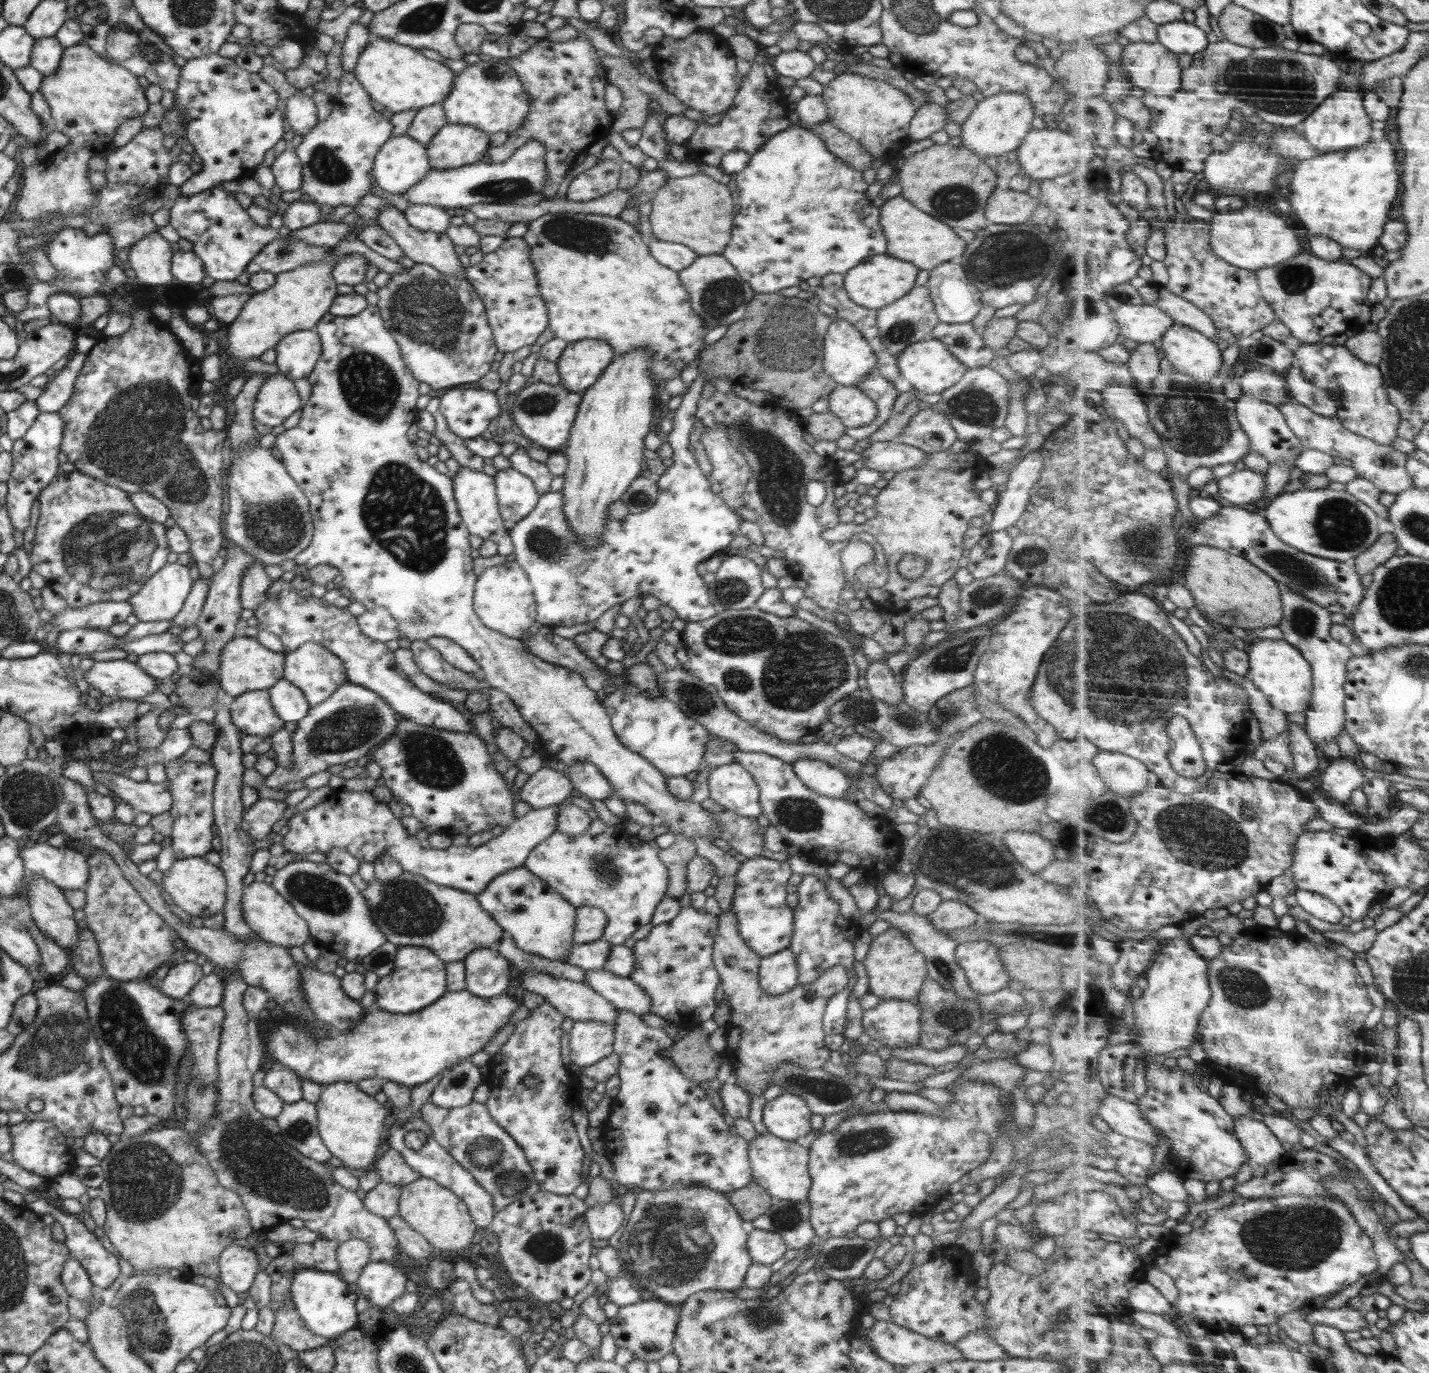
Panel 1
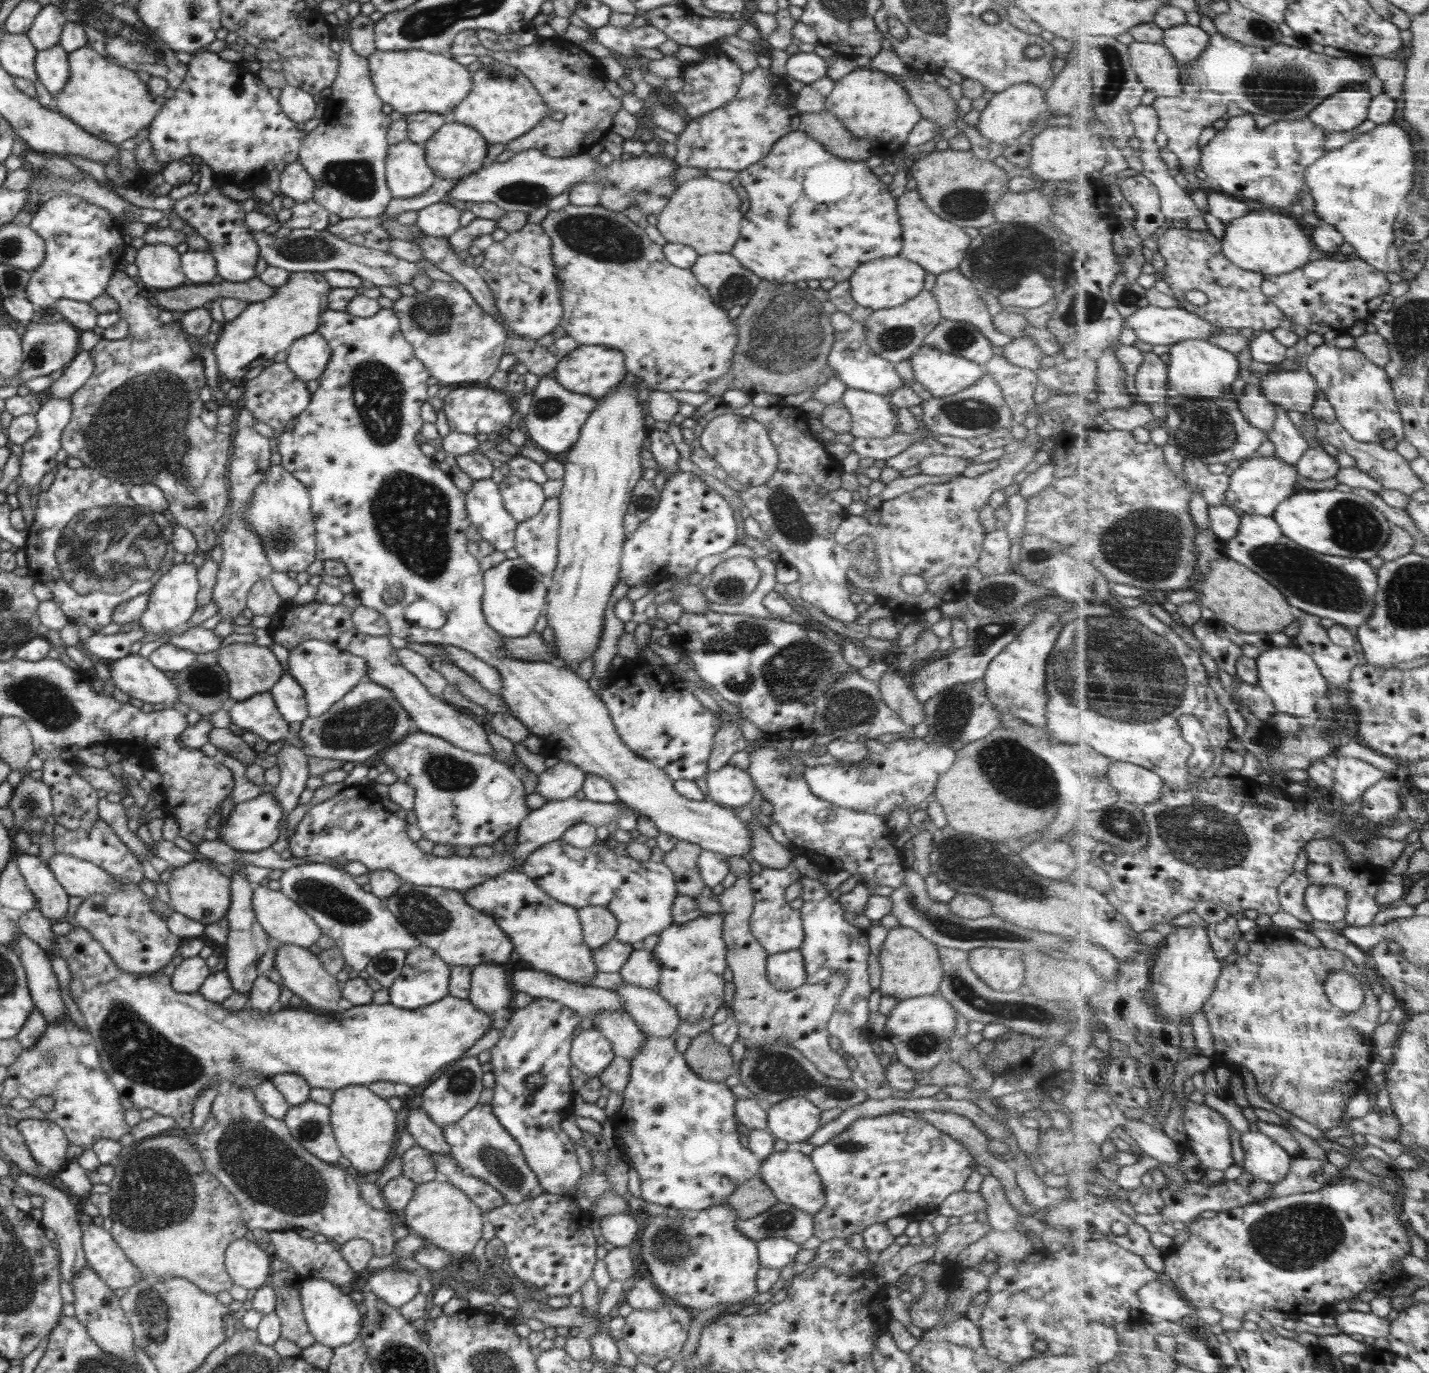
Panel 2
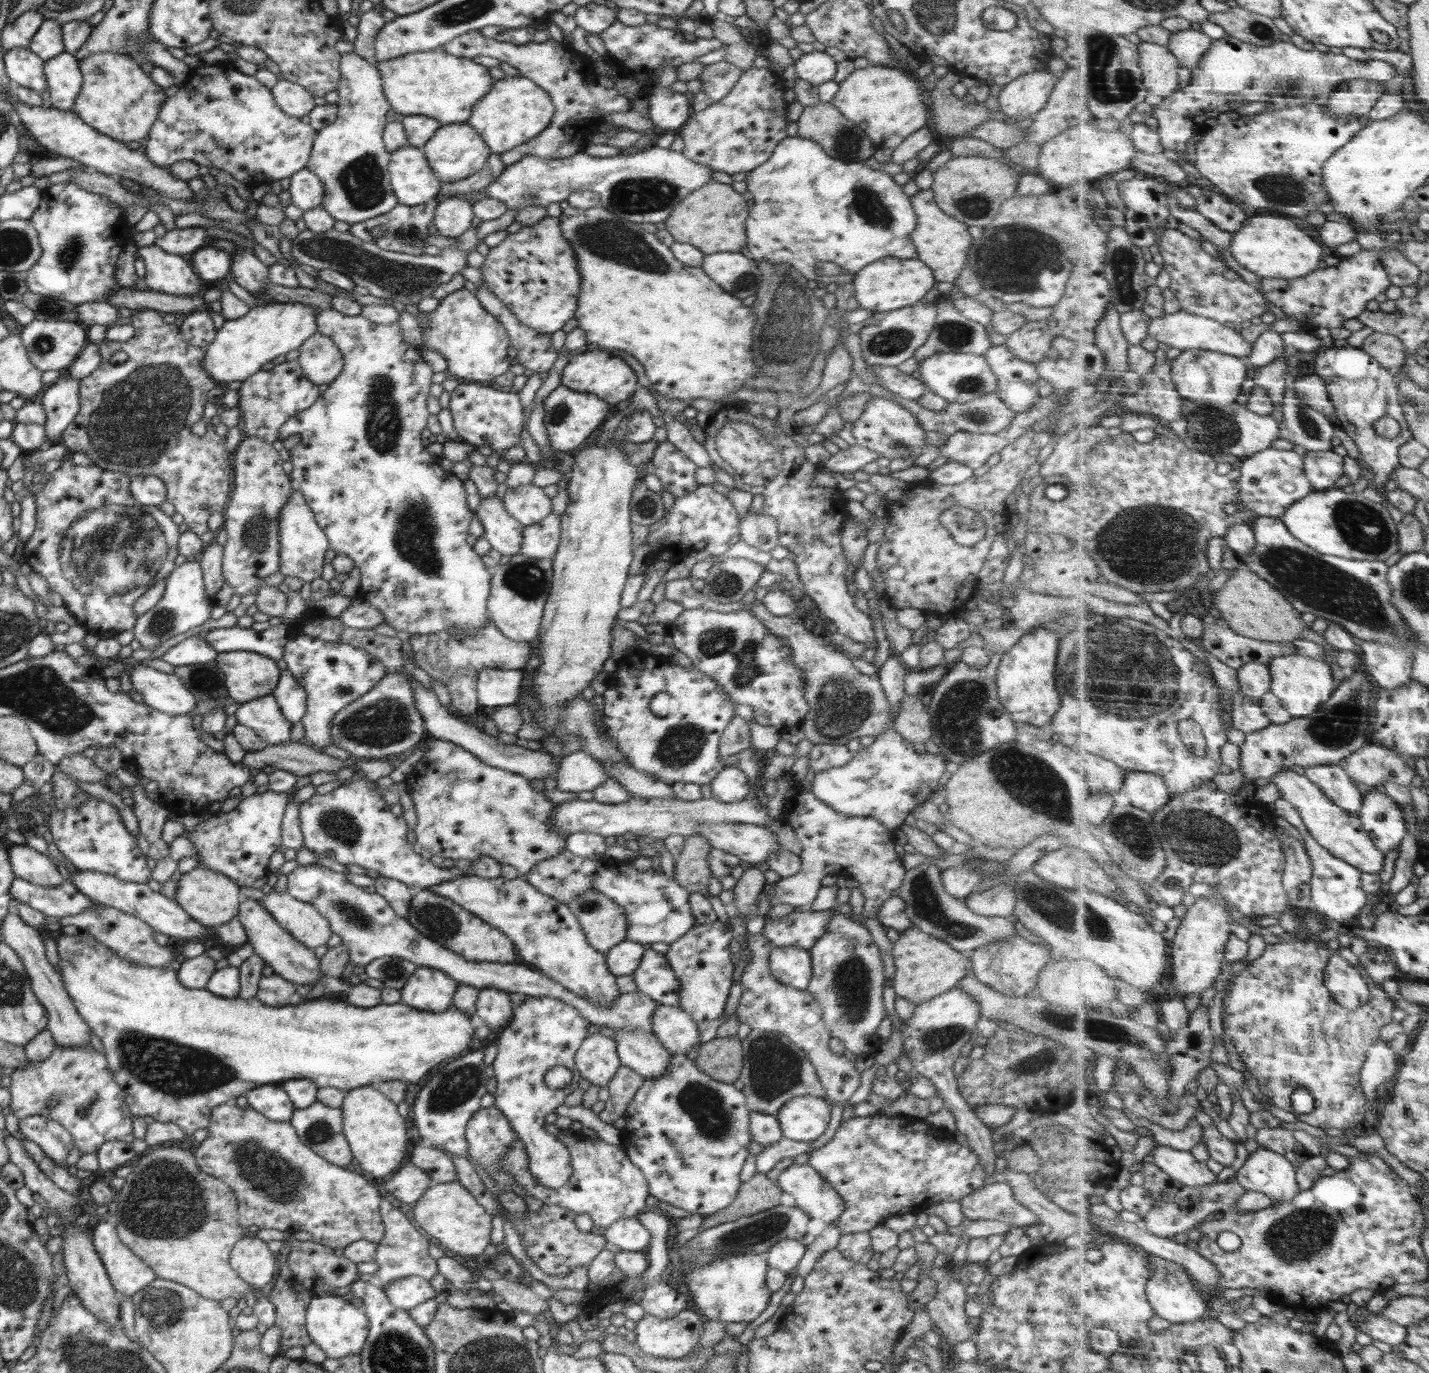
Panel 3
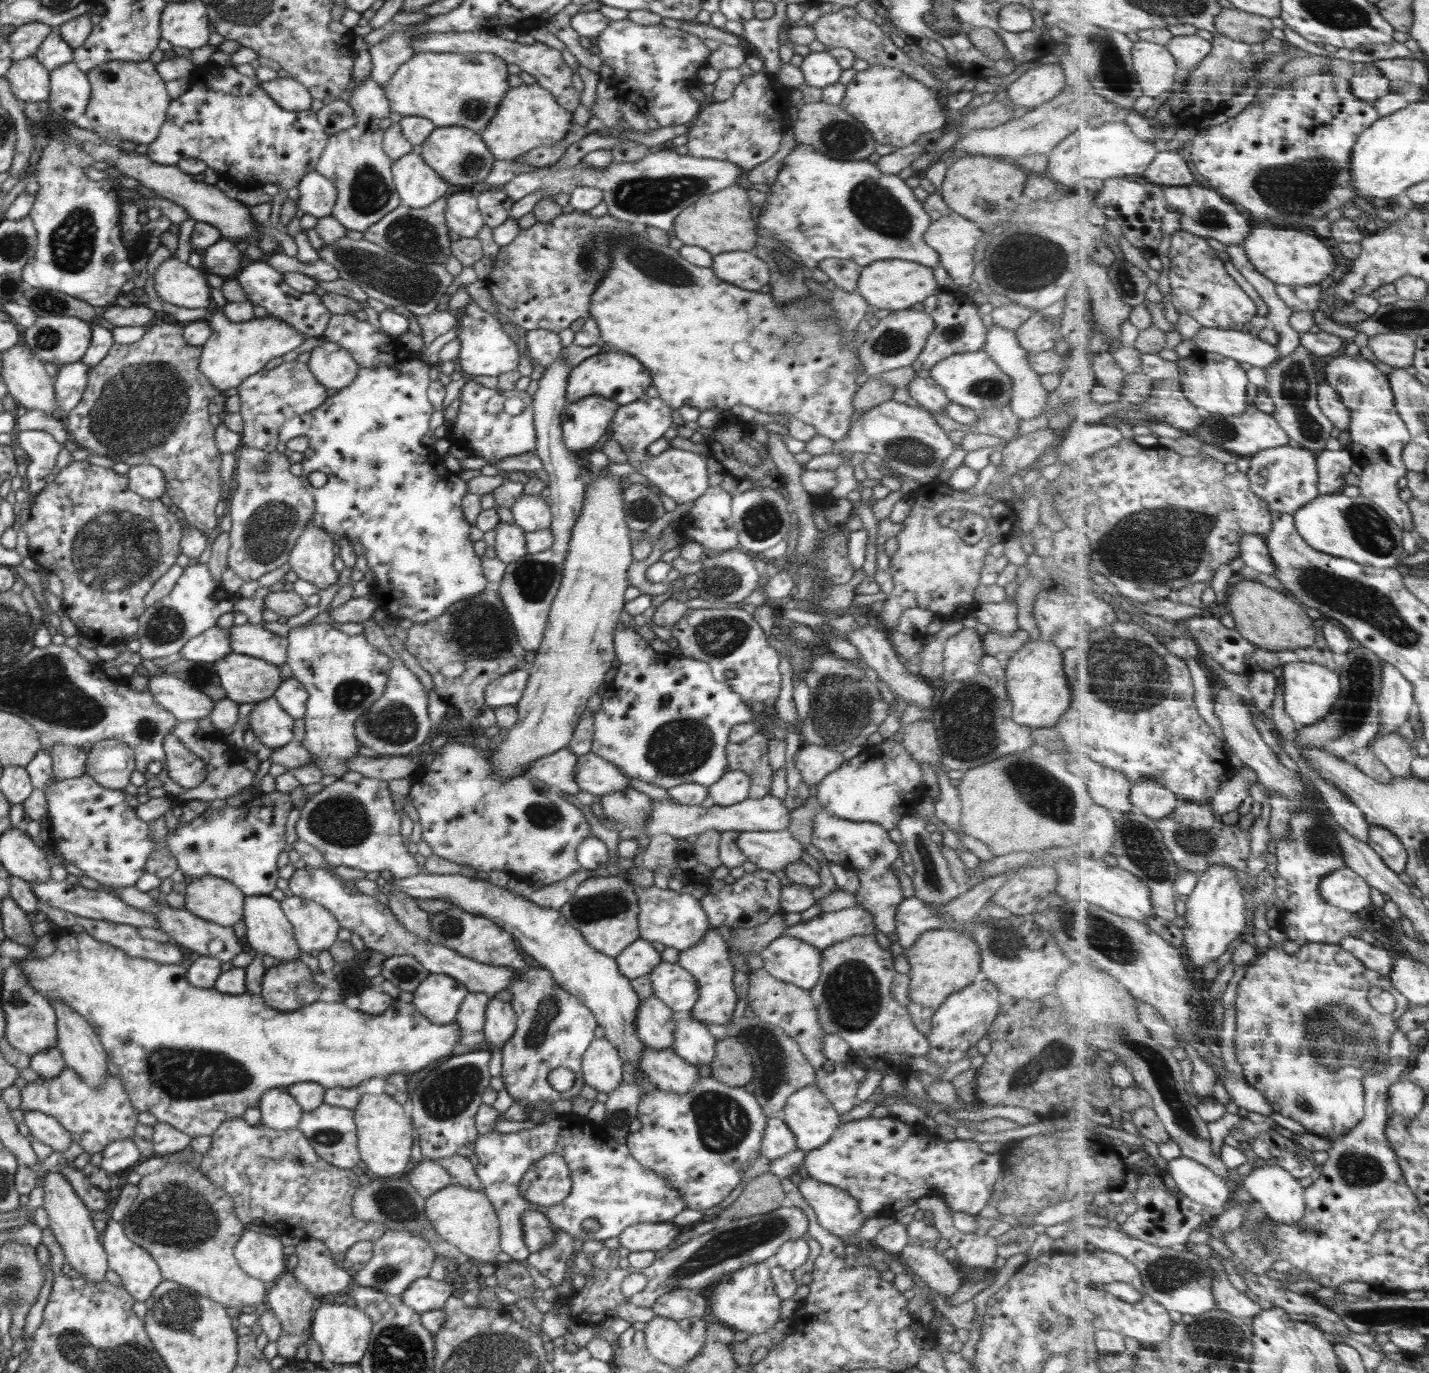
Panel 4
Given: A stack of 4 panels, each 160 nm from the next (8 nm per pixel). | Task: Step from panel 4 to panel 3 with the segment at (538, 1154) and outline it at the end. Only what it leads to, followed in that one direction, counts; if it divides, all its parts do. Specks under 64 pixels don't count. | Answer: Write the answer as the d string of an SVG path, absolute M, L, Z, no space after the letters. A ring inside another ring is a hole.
M582 1132L576 1136L556 1136L569 1150L572 1160L573 1173L570 1180L559 1189L547 1189L530 1174L528 1153L524 1143L516 1138L512 1145L508 1145L506 1155L500 1159L501 1169L513 1176L513 1179L530 1196L541 1200L543 1204L560 1205L569 1208L574 1216L588 1214L596 1226L602 1230L602 1235L610 1224L624 1218L638 1217L649 1208L646 1198L649 1196L648 1183L645 1174L632 1164L630 1158L621 1146L612 1146L601 1139L597 1142L585 1140Z

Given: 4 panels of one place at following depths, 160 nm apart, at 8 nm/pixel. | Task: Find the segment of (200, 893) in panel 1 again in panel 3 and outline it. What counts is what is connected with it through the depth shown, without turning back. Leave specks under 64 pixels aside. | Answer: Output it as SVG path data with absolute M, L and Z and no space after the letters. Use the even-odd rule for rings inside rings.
M202 864L178 880L175 901L198 923L204 926L217 927L228 922L239 913L242 902L240 888L221 872L209 869Z

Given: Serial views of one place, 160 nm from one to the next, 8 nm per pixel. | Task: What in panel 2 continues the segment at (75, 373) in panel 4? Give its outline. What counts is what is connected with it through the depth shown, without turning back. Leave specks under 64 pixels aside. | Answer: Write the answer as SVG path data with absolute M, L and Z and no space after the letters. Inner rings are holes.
M54 398L41 404L40 410L36 412L37 429L36 432L22 445L20 461L20 474L16 477L18 486L29 486L33 489L44 478L44 475L59 464L56 458L56 452L61 448L61 434L64 427L70 422L72 417L72 403L69 398Z

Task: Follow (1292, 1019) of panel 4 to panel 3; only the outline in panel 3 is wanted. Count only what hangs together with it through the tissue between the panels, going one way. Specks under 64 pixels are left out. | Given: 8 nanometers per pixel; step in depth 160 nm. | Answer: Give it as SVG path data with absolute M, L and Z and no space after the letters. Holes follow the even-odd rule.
M1310 940L1267 945L1263 955L1234 977L1230 992L1224 1000L1226 1009L1222 1012L1222 1018L1237 1052L1257 1077L1259 1088L1267 1101L1283 1110L1296 1113L1294 1094L1300 1088L1306 1088L1316 1097L1317 1106L1312 1114L1296 1113L1298 1120L1324 1131L1330 1128L1348 1130L1364 1122L1370 1102L1362 1086L1361 1072L1369 1059L1369 1050L1381 1040L1381 1030L1394 1021L1396 1004L1384 988L1368 976L1369 972L1364 968L1361 958L1352 952L1351 947L1342 947L1339 951L1354 968L1369 978L1371 999L1358 1010L1350 1010L1336 1002L1326 986L1327 968L1332 958L1326 943Z

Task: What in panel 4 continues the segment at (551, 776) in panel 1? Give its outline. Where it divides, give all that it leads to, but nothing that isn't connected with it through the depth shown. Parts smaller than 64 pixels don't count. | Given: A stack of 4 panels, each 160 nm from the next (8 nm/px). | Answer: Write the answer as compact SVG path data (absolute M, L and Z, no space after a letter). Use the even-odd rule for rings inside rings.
M592 754L577 757L575 781L581 791L600 796L628 788L628 779L610 761Z

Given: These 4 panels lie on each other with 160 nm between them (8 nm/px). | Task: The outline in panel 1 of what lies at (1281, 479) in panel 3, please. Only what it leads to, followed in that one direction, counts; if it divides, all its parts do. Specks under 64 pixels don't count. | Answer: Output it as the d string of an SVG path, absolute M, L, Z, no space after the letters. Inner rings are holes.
M1246 467L1221 478L1217 485L1219 486L1217 497L1223 505L1253 507L1260 499L1265 498L1267 474L1264 475Z

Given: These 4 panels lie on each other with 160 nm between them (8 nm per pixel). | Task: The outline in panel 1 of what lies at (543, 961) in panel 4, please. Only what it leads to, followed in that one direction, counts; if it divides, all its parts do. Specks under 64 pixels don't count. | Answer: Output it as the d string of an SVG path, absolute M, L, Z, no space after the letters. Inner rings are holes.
M526 867L511 868L490 882L477 894L480 906L510 936L514 944L524 952L550 960L564 961L574 944L576 909L558 892L550 888Z

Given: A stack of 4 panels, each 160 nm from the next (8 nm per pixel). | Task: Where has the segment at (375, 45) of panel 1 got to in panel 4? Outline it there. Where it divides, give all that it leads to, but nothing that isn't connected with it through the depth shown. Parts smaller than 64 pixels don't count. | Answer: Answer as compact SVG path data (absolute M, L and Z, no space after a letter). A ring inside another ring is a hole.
M419 52L401 64L385 84L385 95L392 112L404 116L420 116L433 122L436 127L464 127L476 133L482 132L510 88L508 85L507 62L491 52Z

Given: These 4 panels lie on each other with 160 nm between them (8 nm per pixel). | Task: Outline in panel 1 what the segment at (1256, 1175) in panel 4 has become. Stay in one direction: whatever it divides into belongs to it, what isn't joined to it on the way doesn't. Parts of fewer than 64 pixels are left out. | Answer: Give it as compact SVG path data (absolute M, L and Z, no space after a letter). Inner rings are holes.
M1250 1115L1235 1118L1235 1121L1237 1134L1254 1167L1281 1161L1288 1154L1289 1146L1264 1121L1260 1122Z

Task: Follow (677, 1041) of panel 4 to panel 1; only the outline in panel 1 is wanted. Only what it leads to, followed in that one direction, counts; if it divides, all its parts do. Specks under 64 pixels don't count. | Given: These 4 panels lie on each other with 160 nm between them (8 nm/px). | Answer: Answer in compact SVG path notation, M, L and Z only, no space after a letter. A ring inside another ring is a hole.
M606 969L585 971L585 983L617 1009L637 1014L651 1013L651 998L629 976L623 977Z

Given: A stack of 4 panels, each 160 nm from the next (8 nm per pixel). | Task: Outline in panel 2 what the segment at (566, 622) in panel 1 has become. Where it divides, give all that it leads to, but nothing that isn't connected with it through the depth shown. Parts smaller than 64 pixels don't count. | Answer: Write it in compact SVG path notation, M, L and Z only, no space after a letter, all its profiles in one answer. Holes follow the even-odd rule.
M676 473L665 482L655 511L633 533L625 534L617 584L631 587L644 580L655 586L663 579L674 578L677 584L669 589L674 595L672 601L678 602L684 613L704 614L709 612L709 601L703 590L685 580L695 571L699 560L726 552L736 544L736 537L734 513L724 497L708 487L700 476ZM547 498L535 517L523 520L515 528L514 540L515 549L519 557L526 562L528 566L537 570L542 576L546 576L546 580L550 581L554 569L557 567L558 543L559 543L559 507L556 500Z

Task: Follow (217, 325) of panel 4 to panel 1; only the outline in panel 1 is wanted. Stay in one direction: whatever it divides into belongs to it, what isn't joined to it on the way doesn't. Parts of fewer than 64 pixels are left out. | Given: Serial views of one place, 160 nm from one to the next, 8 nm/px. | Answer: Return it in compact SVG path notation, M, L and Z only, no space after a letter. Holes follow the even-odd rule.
M304 264L288 272L276 274L275 283L262 292L254 293L242 307L240 314L229 323L227 354L240 366L246 359L260 357L269 348L275 348L276 343L289 332L314 329L318 321L329 312L337 295L337 282L334 280L332 264Z

